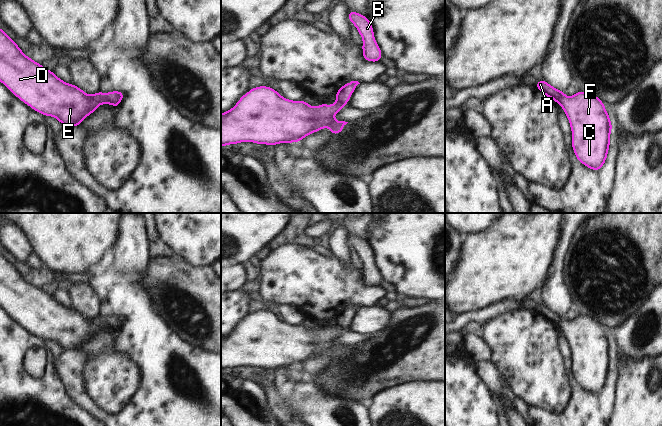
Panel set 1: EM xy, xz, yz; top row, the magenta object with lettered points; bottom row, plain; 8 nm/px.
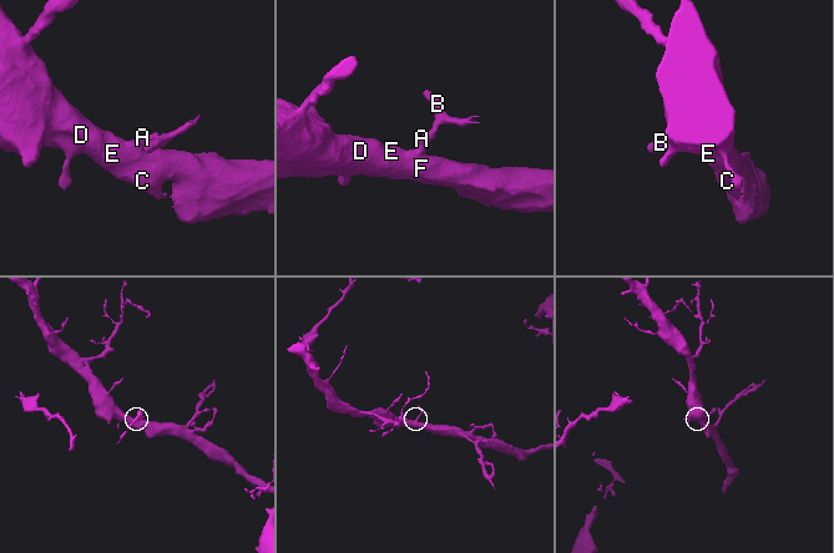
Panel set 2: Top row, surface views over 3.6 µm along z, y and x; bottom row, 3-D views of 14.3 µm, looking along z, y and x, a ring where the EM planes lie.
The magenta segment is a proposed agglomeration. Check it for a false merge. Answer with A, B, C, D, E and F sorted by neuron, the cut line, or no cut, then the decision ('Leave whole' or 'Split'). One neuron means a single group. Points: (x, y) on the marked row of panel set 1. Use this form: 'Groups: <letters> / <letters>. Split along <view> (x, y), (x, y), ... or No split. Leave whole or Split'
Groups: A B / C D E F. Split along yz (561, 92), (557, 102). Split

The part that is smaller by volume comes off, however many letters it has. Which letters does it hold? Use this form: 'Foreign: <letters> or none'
Foreign: A, B

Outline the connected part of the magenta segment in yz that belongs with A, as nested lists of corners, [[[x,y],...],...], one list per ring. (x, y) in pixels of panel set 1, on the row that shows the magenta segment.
[[[543,79],[540,81],[537,81],[535,86],[547,97],[553,99],[554,101],[558,102],[560,96],[561,96],[561,91],[552,87],[550,84],[548,84],[546,81]]]

